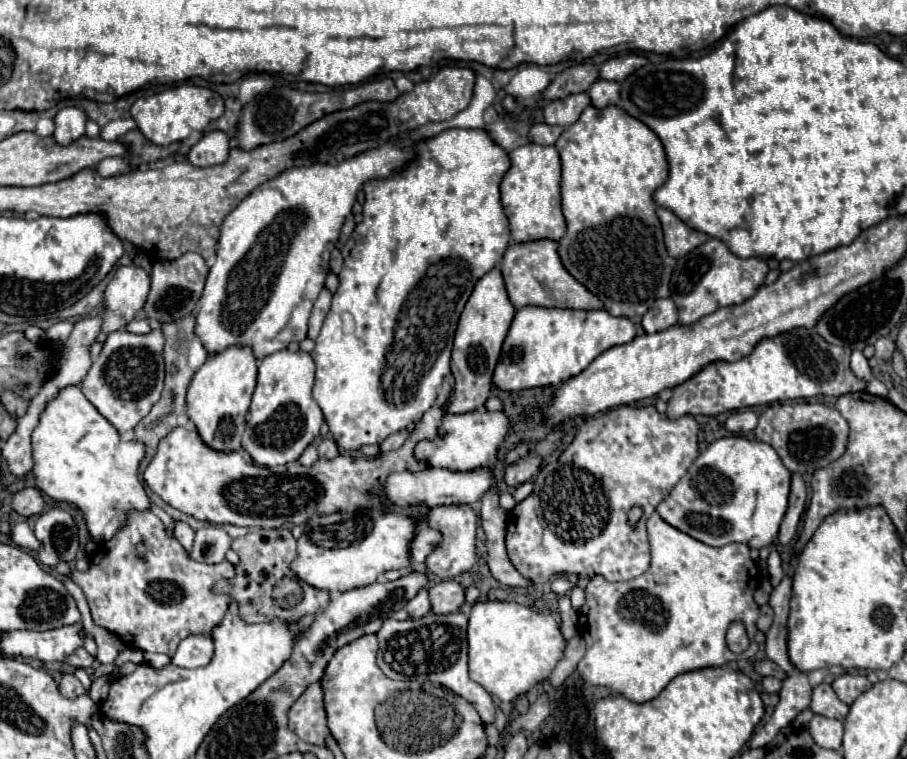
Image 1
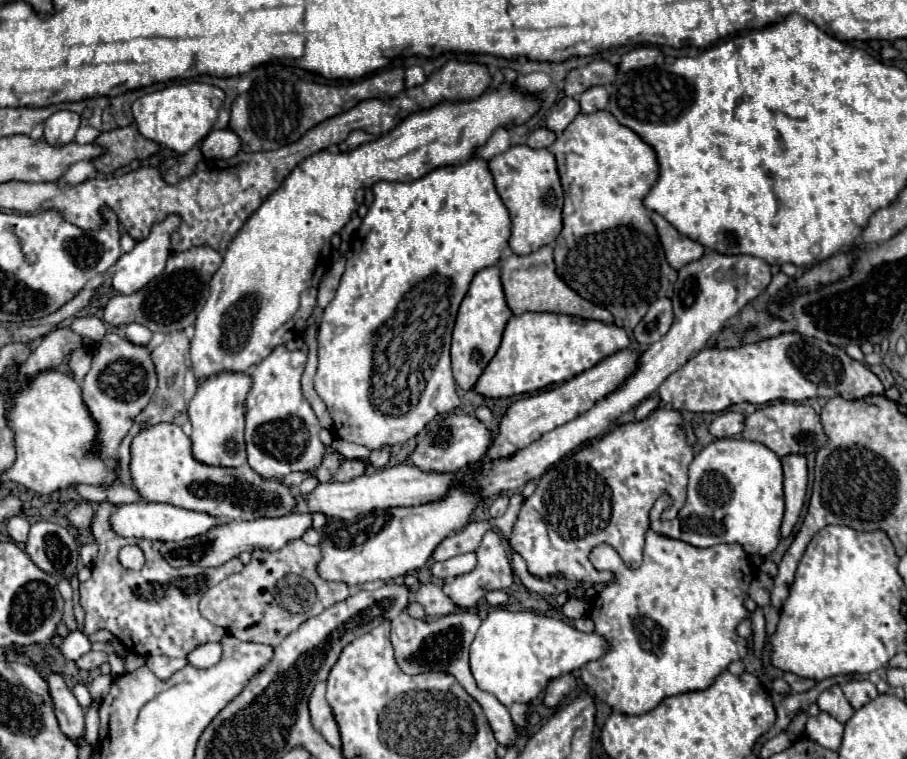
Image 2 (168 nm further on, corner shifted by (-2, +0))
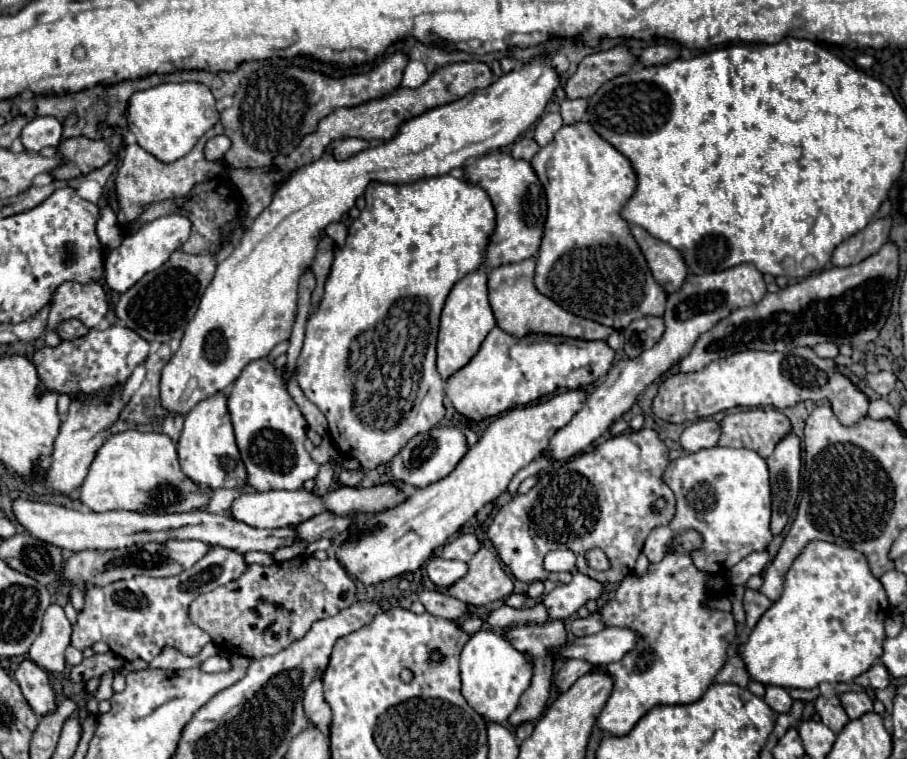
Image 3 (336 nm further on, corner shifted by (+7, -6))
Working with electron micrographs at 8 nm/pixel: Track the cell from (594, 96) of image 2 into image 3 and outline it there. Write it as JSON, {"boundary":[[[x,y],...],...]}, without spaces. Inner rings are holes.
{"boundary":[[[565,99],[561,103],[561,117],[563,117],[563,123],[565,125],[573,125],[577,121],[581,121],[581,117],[585,115],[587,111],[587,101],[585,99]]]}

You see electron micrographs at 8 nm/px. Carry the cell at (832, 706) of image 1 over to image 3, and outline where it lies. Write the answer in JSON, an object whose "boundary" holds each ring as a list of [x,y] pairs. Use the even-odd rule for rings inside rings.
{"boundary":[[[819,697],[815,701],[815,709],[821,715],[821,721],[827,727],[831,727],[831,731],[835,731],[835,733],[839,733],[849,723],[849,717],[847,717],[847,713],[845,713],[839,697],[829,697],[829,699]]]}

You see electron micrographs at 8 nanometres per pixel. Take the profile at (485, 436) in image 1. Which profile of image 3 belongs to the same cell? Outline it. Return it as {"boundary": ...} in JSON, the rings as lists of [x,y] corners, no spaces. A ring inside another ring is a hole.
{"boundary":[[[437,427],[431,429],[427,433],[419,433],[417,437],[413,437],[393,459],[393,463],[389,463],[391,473],[395,479],[409,483],[413,487],[427,487],[443,477],[447,477],[455,465],[463,459],[463,455],[467,453],[467,443],[465,443],[465,435],[455,429],[455,427]]]}

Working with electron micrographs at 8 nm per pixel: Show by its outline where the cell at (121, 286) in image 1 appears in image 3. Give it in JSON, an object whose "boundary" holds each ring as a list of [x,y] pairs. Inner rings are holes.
{"boundary":[[[171,213],[171,215],[163,215],[153,219],[151,223],[143,223],[135,233],[129,233],[123,237],[121,245],[113,251],[107,251],[105,257],[105,281],[107,285],[117,291],[117,293],[125,293],[127,289],[131,289],[145,273],[159,269],[173,251],[177,251],[191,233],[191,221],[185,215],[179,213]]]}

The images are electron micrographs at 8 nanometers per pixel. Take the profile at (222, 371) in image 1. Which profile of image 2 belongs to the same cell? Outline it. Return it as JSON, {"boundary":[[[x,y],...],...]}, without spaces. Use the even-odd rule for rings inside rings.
{"boundary":[[[222,371],[204,379],[190,405],[188,415],[192,423],[192,455],[206,465],[220,467],[238,467],[246,463],[244,449],[244,415],[246,415],[246,397],[252,389],[252,377],[242,371]]]}

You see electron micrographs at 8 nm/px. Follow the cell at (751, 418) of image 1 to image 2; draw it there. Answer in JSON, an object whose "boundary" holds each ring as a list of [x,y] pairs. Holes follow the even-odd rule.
{"boundary":[[[724,411],[724,413],[720,413],[712,421],[710,433],[716,439],[722,439],[722,437],[738,437],[744,431],[744,423],[746,423],[746,415],[734,413],[734,411]]]}

